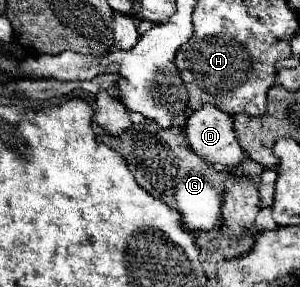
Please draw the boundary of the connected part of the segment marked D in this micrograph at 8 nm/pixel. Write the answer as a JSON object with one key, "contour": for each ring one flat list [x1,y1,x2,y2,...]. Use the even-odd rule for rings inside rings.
{"contour":[[205,105,203,109,195,111,189,119,187,119,187,127,185,127,185,133,187,133,187,141,189,141,189,147,201,157,205,159,209,165,223,165,223,167,231,167,231,165,237,165,245,153,241,153,241,147,239,147,239,141,235,137,235,131,233,131,233,117,221,109,217,109,215,105]]}

